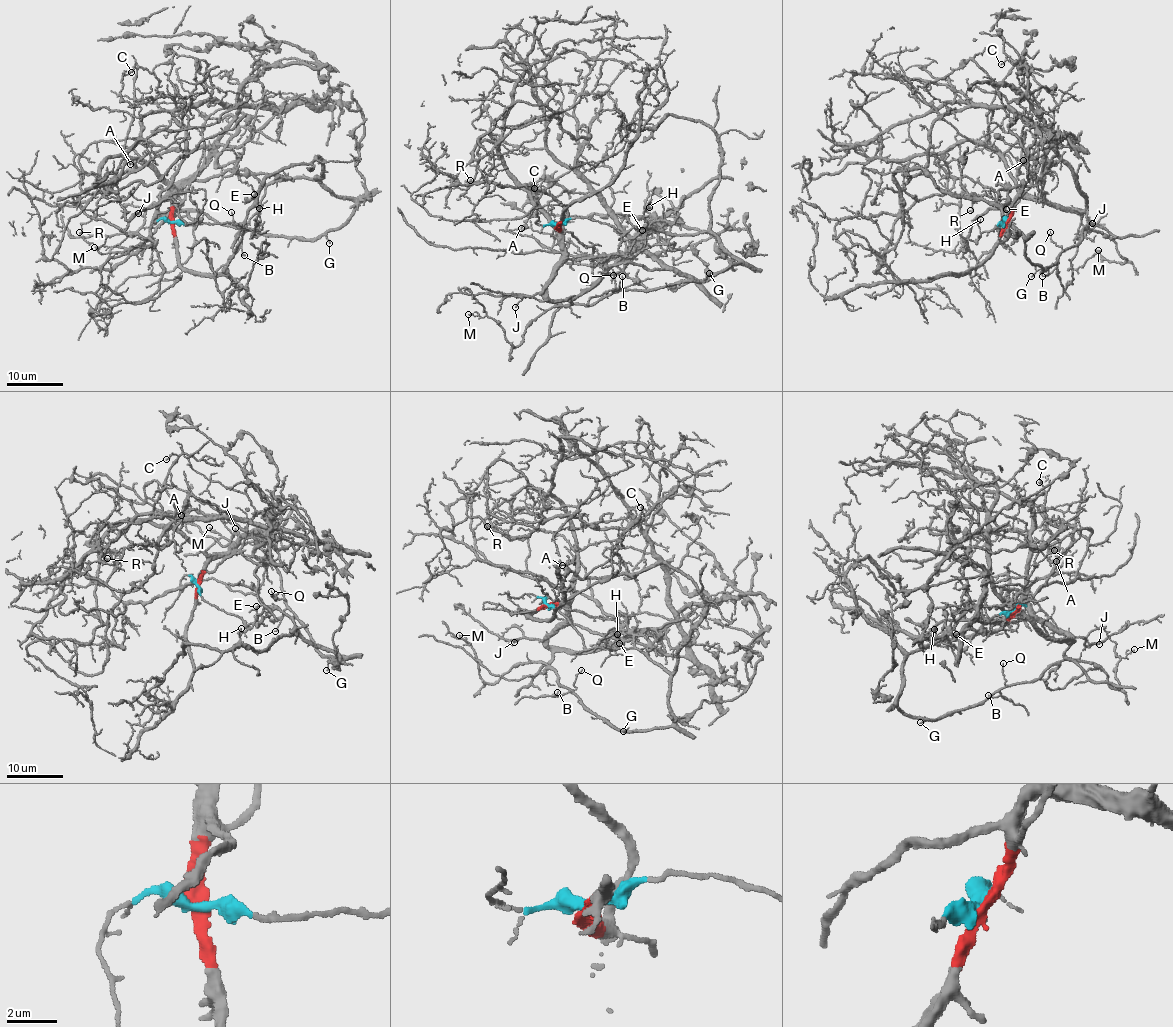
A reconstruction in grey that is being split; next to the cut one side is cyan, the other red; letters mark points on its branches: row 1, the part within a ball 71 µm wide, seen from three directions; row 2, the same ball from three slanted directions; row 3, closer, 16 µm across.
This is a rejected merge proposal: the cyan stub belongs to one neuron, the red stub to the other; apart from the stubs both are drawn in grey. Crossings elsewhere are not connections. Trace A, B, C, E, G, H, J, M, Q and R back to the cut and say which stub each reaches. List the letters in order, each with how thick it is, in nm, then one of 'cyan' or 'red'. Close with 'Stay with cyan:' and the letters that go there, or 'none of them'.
A: calibre 80 nm; red
B: calibre 90 nm; cyan
C: calibre 120 nm; red
E: calibre 110 nm; cyan
G: calibre 110 nm; cyan
H: calibre 80 nm; cyan
J: calibre 120 nm; red
M: calibre 140 nm; cyan
Q: calibre 90 nm; cyan
R: calibre 150 nm; red
Stay with cyan: B, E, G, H, M, Q

